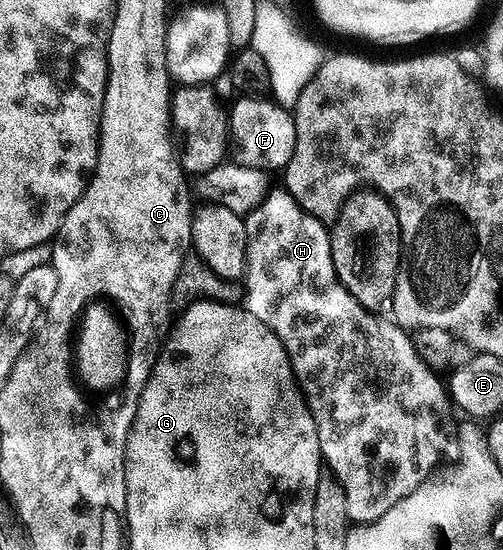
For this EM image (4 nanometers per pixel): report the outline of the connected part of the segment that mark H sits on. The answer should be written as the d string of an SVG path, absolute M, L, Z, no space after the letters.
M276 185L276 188L269 190L256 207L253 207L247 215L243 216L244 228L246 229L246 241L248 242L248 269L246 272L246 290L242 300L246 310L258 317L262 325L269 327L282 341L286 353L290 357L290 365L293 373L296 374L296 383L304 395L306 405L314 417L314 425L318 429L318 445L320 446L320 458L323 466L342 485L346 493L346 509L348 518L353 524L366 524L378 521L380 517L398 501L402 501L408 494L414 493L423 483L433 478L432 470L439 463L447 459L459 460L460 457L460 436L456 419L452 416L454 404L448 394L445 380L437 372L418 357L418 353L412 344L412 335L399 323L383 315L376 315L373 311L367 311L354 296L342 285L338 273L334 269L332 260L332 237L329 228L312 215L308 215L294 201L294 197L283 186Z

